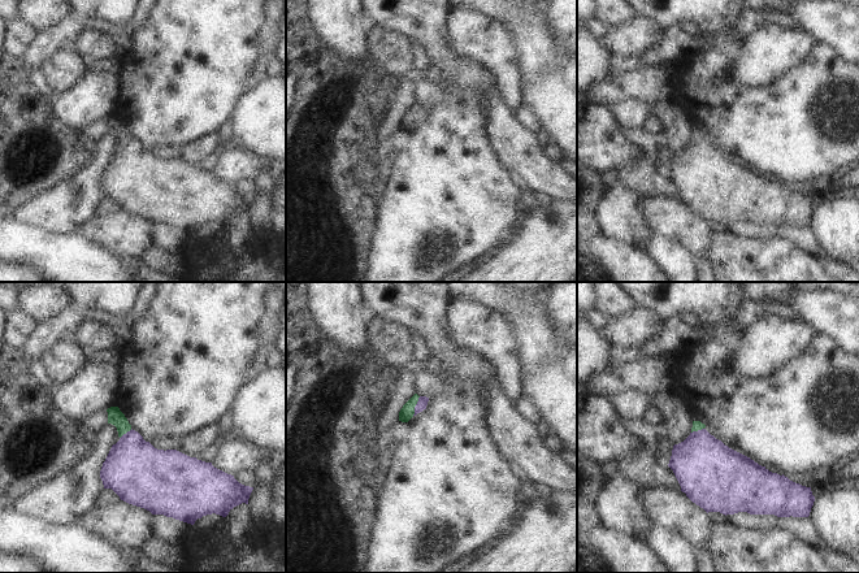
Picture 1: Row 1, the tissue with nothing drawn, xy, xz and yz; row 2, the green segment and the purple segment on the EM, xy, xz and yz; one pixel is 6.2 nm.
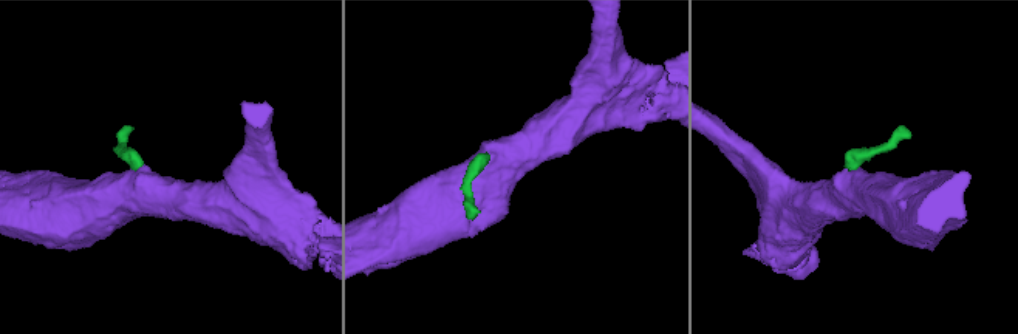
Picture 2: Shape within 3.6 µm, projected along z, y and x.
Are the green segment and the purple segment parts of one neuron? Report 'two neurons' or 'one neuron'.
one neuron

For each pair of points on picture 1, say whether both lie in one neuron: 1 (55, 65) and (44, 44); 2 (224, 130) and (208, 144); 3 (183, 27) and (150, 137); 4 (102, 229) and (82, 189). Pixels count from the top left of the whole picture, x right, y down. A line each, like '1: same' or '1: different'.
1: different
2: different
3: same
4: different

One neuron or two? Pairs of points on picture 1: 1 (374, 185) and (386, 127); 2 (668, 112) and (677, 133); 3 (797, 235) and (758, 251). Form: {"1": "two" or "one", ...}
{"1": "one", "2": "one", "3": "two"}

